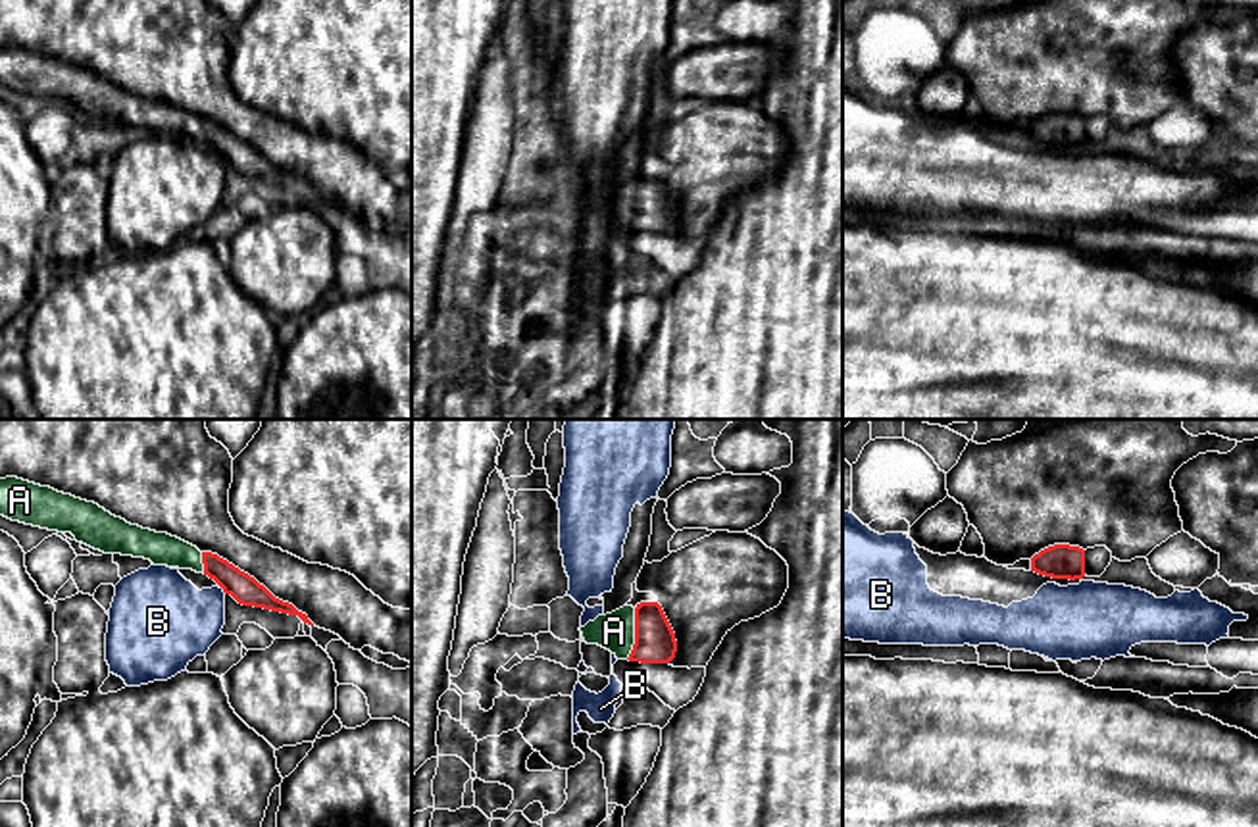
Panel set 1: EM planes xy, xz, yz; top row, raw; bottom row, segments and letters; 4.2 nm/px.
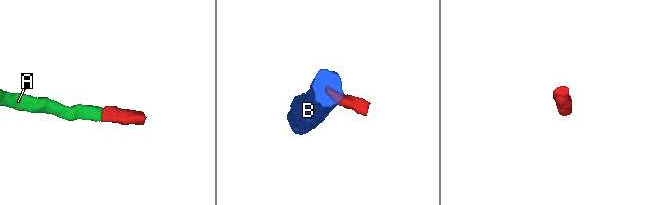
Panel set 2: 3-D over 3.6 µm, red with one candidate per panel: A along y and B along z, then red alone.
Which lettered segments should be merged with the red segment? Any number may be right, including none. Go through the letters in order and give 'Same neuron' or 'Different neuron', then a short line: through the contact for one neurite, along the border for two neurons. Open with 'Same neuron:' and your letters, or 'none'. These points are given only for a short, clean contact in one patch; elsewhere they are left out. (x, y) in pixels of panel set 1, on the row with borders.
Same neuron: A
A: Same neuron. Line: xz (654, 641), (635, 633), (614, 631)
B: Different neuron. Line: xy (222, 587), (226, 593)

